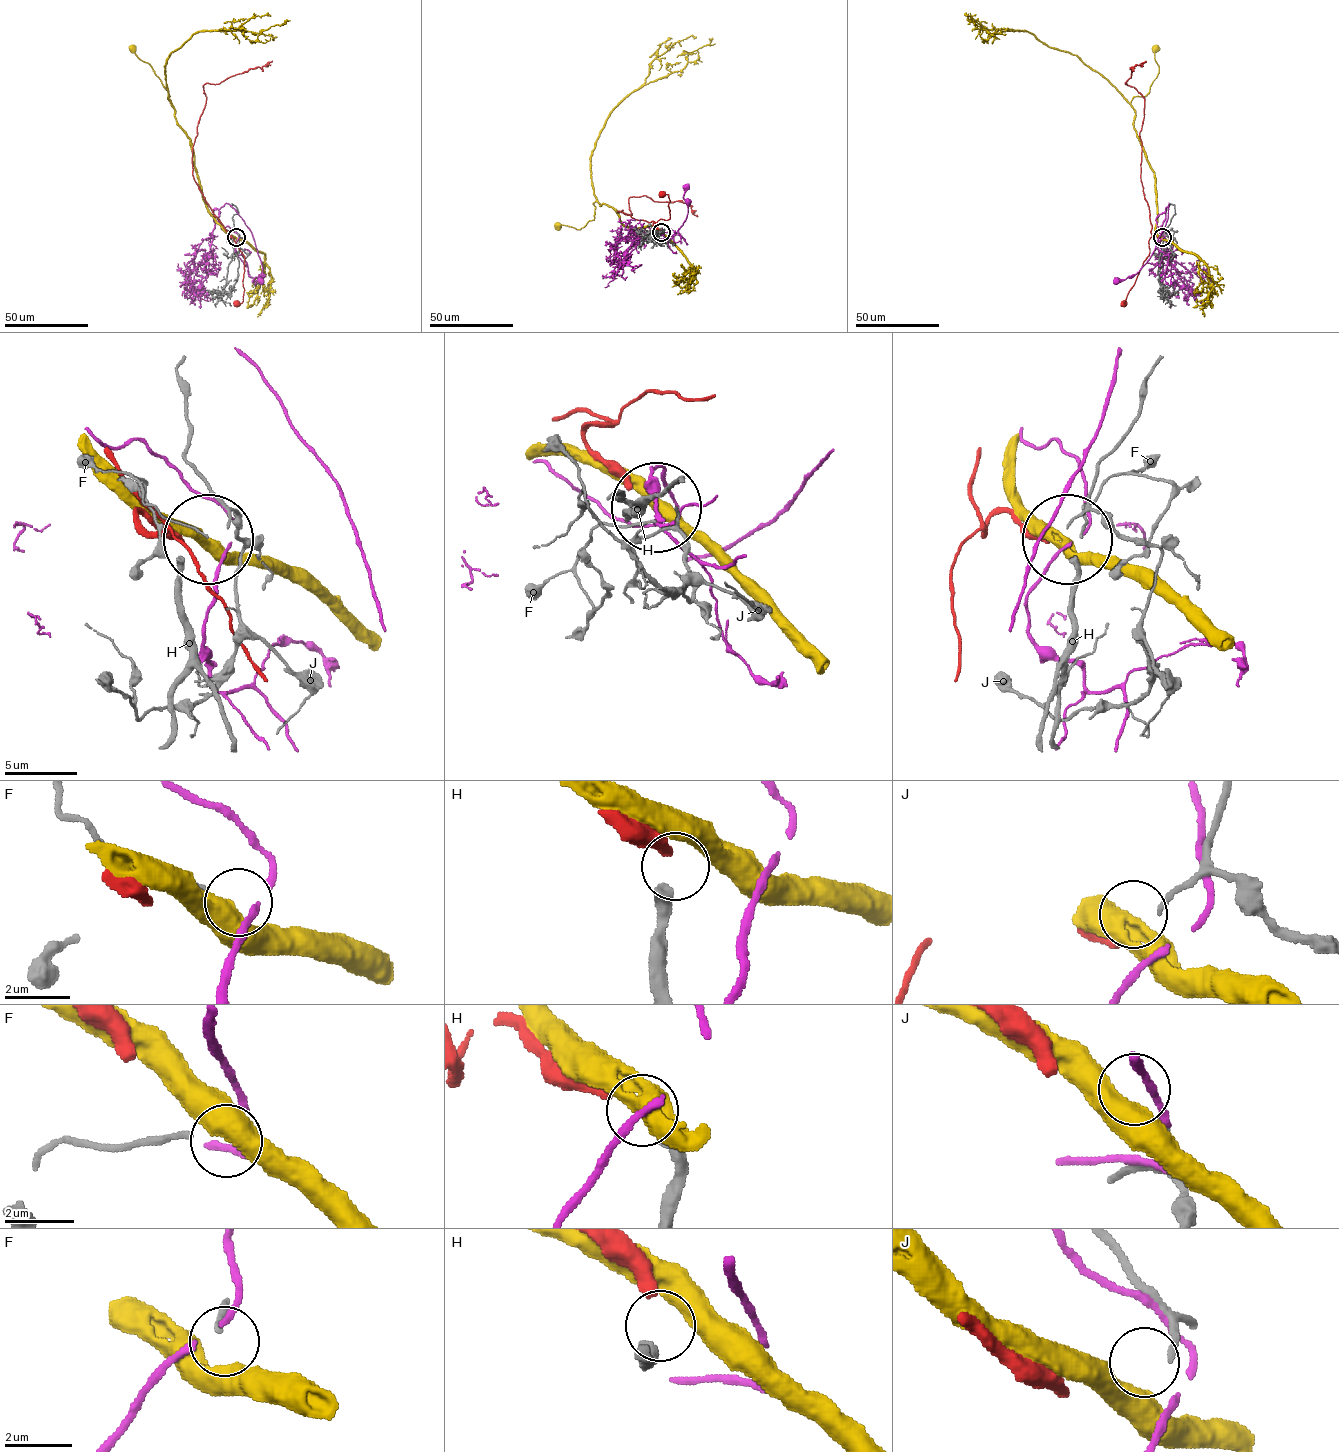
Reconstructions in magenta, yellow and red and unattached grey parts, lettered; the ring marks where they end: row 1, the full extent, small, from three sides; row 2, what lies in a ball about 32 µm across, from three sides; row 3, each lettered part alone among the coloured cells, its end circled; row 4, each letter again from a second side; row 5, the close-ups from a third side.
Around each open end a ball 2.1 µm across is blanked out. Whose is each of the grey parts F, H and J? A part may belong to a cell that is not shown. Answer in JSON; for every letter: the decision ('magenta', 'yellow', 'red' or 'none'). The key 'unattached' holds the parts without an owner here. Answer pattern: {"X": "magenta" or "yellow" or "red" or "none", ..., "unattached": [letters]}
{"F": "none", "H": "red", "J": "none", "unattached": ["F", "J"]}

